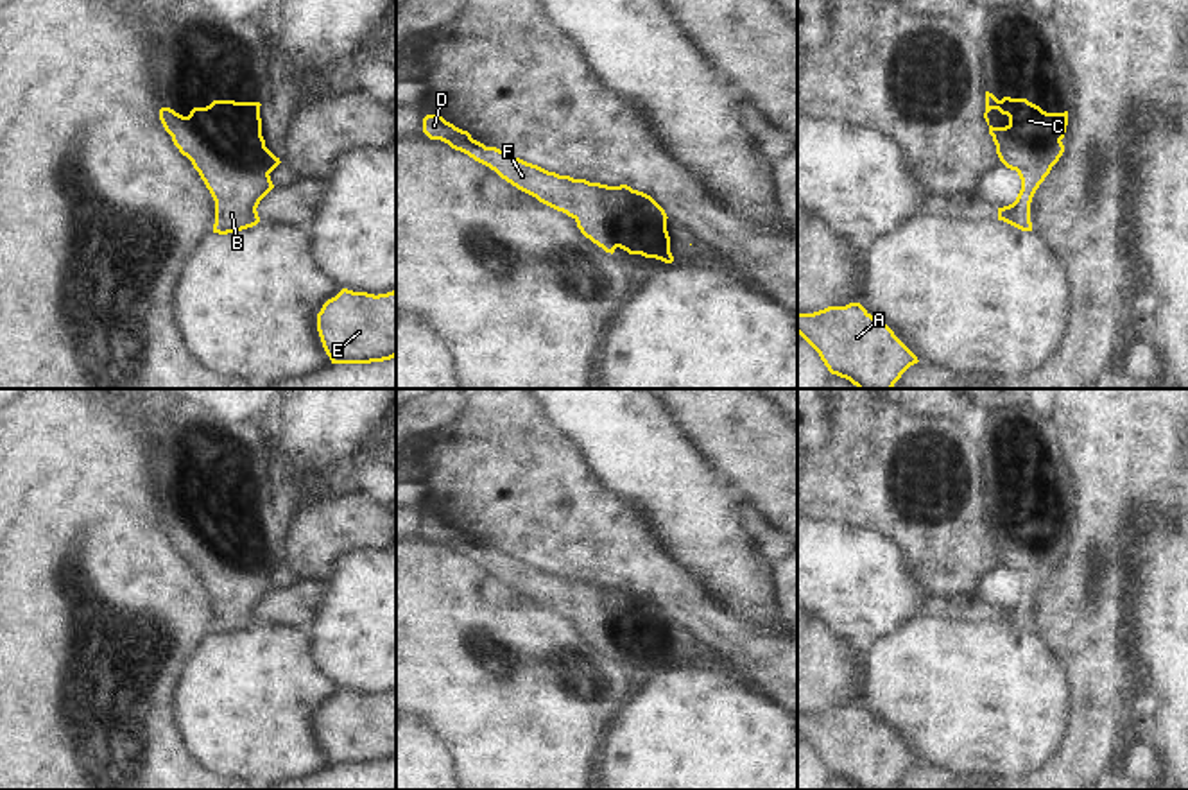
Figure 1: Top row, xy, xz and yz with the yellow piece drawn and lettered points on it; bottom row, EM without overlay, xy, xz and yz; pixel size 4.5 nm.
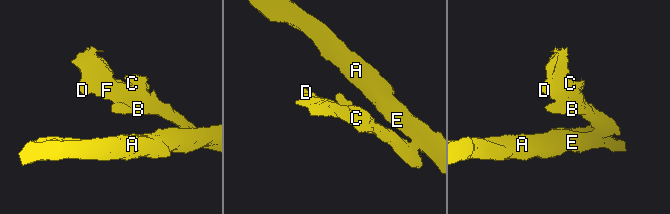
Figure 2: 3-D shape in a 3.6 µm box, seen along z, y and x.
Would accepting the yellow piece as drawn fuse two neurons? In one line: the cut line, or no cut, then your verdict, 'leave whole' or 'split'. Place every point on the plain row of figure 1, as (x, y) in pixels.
no cut; leave whole

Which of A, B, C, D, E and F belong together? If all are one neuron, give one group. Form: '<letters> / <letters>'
A B C D E F

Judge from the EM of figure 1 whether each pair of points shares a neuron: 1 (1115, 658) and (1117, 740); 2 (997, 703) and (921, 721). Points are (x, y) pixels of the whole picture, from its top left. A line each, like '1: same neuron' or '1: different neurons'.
1: same neuron
2: same neuron

